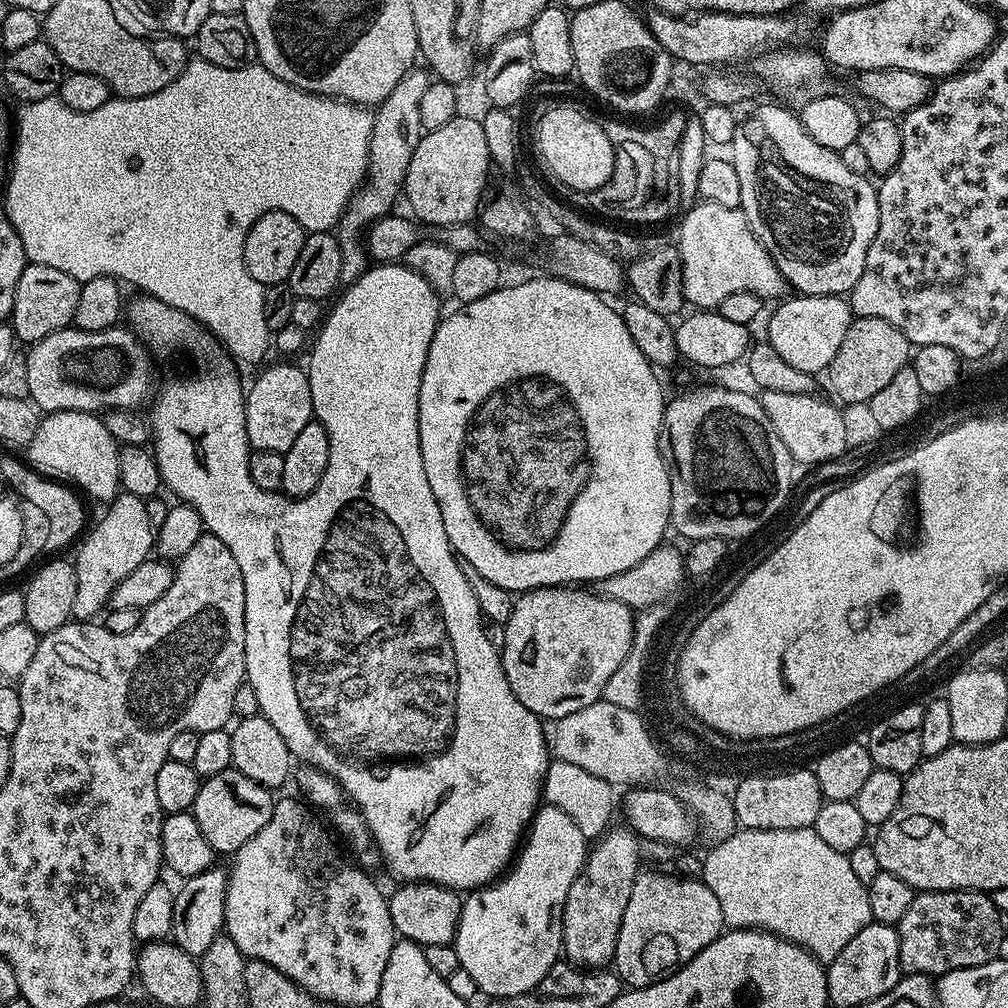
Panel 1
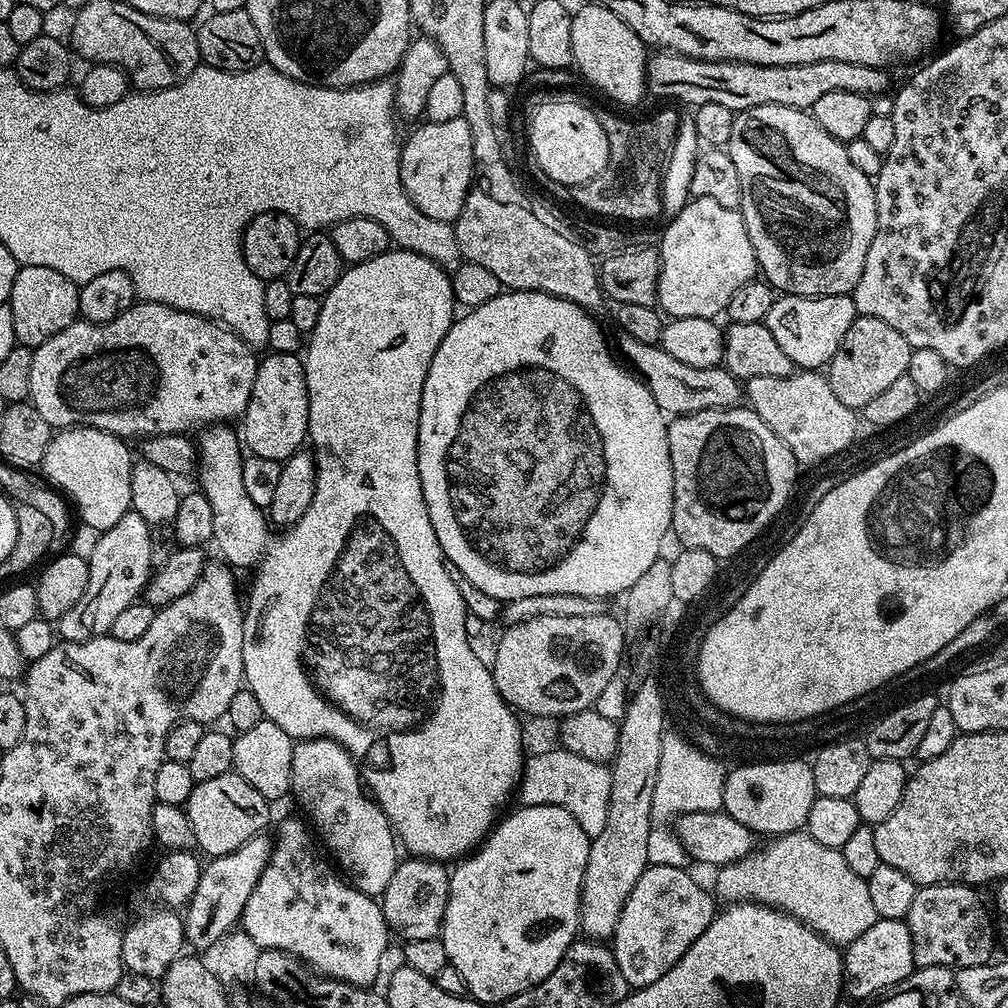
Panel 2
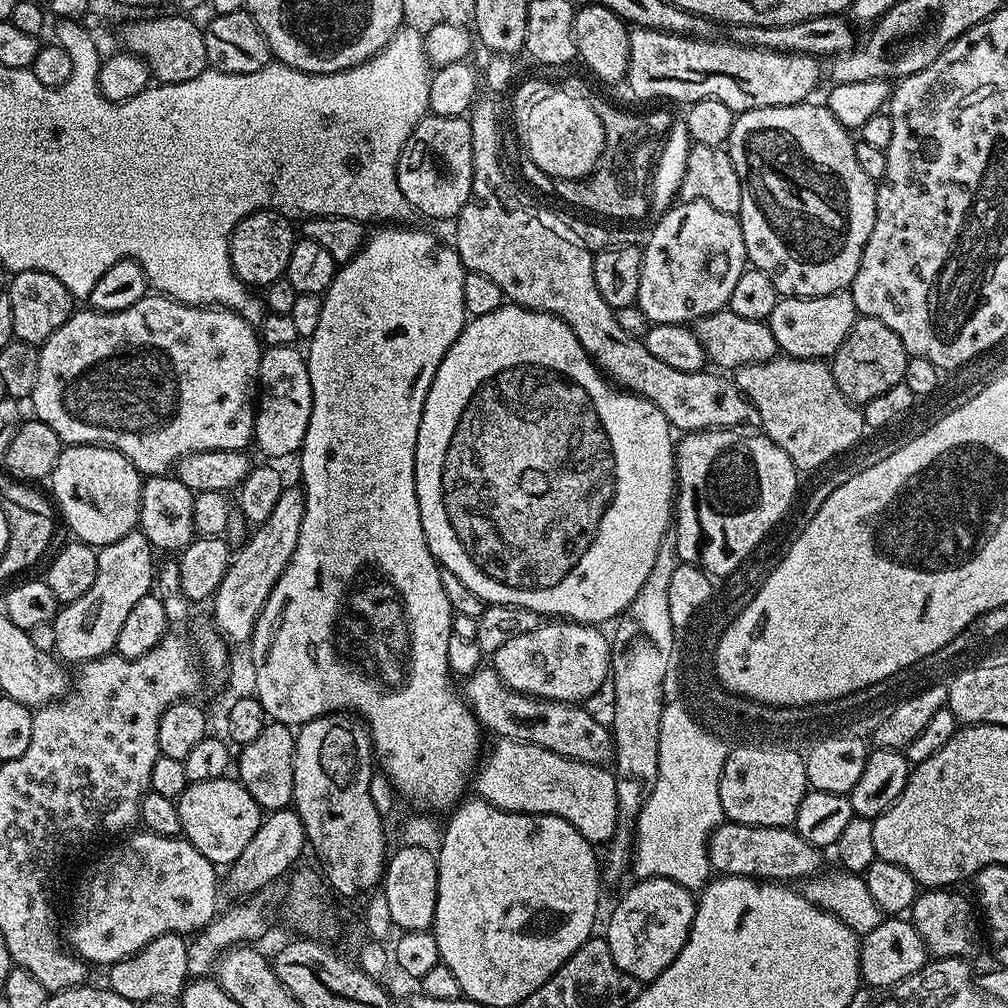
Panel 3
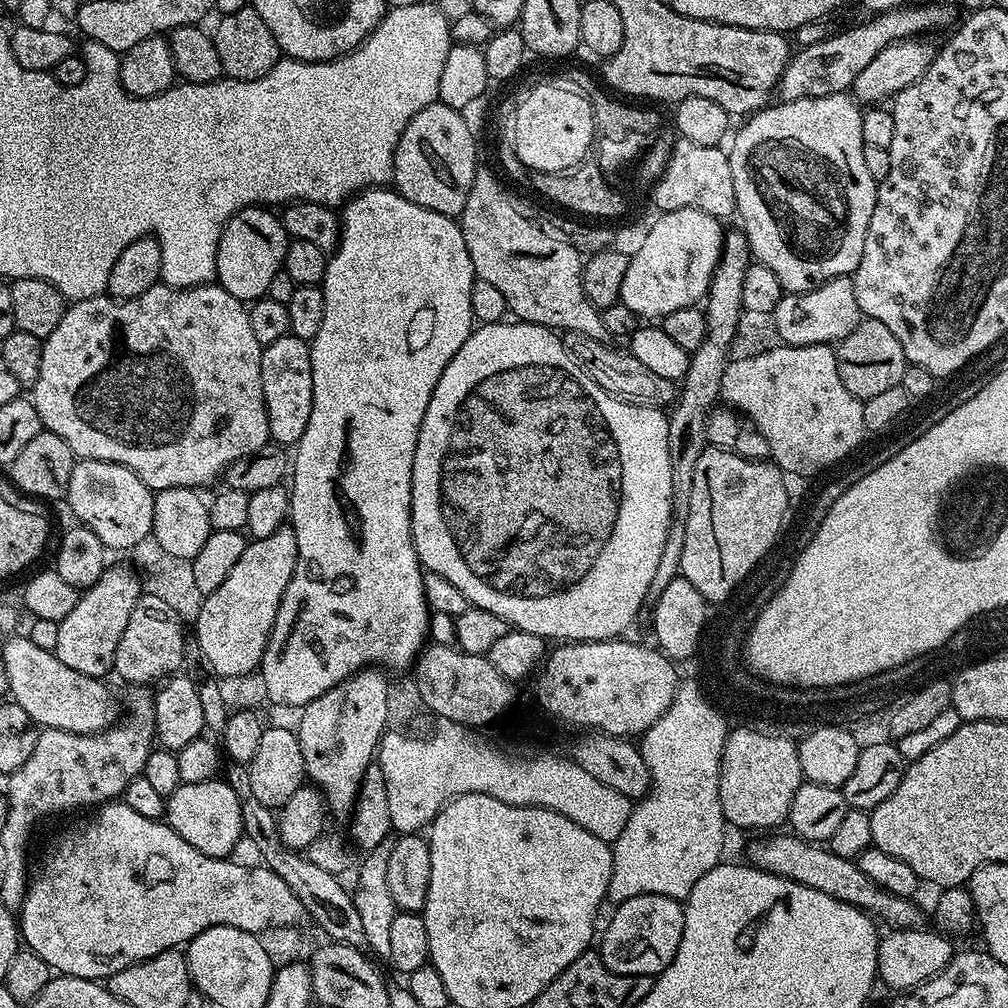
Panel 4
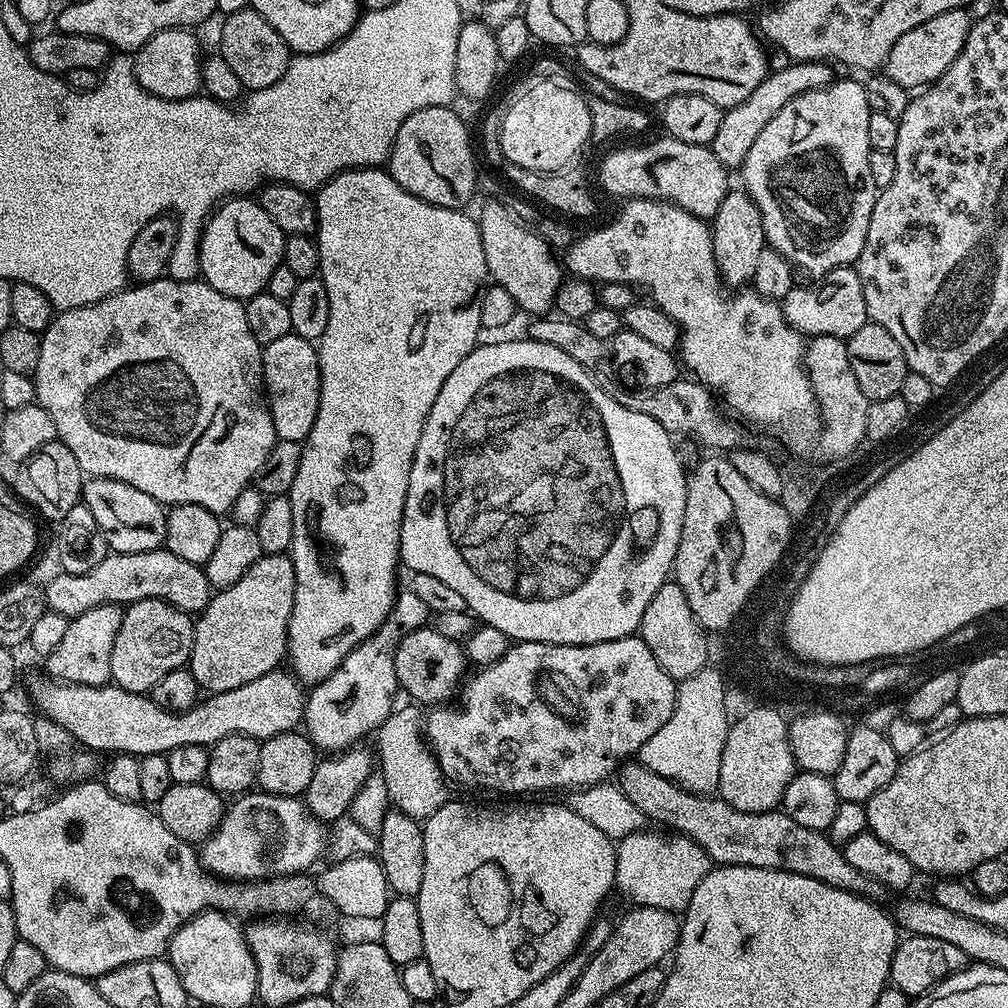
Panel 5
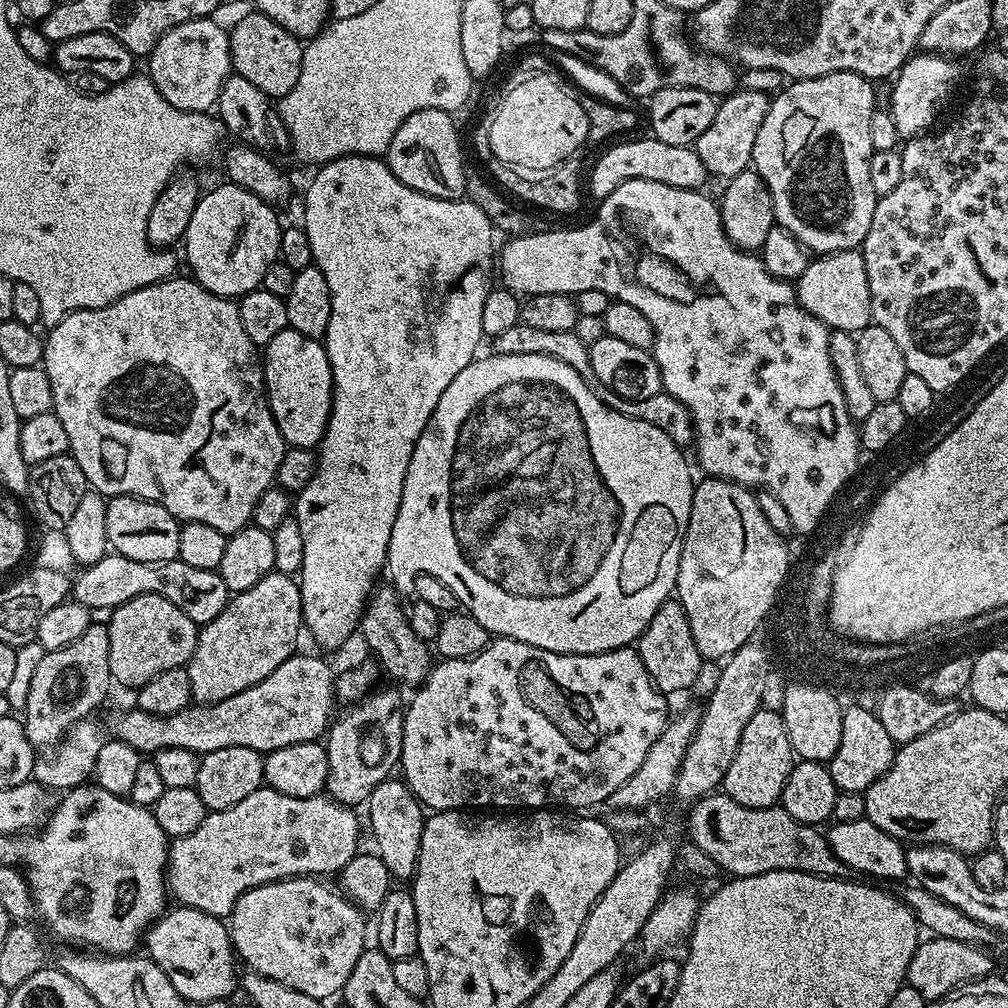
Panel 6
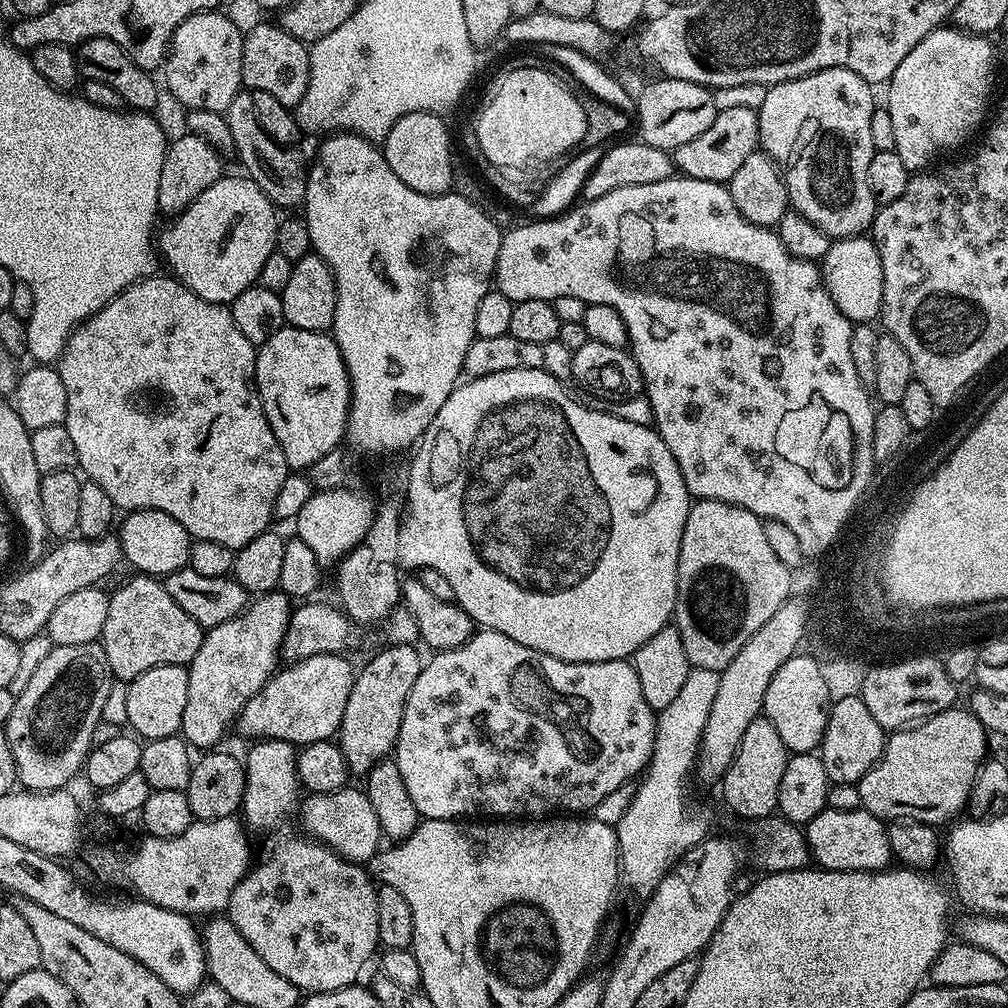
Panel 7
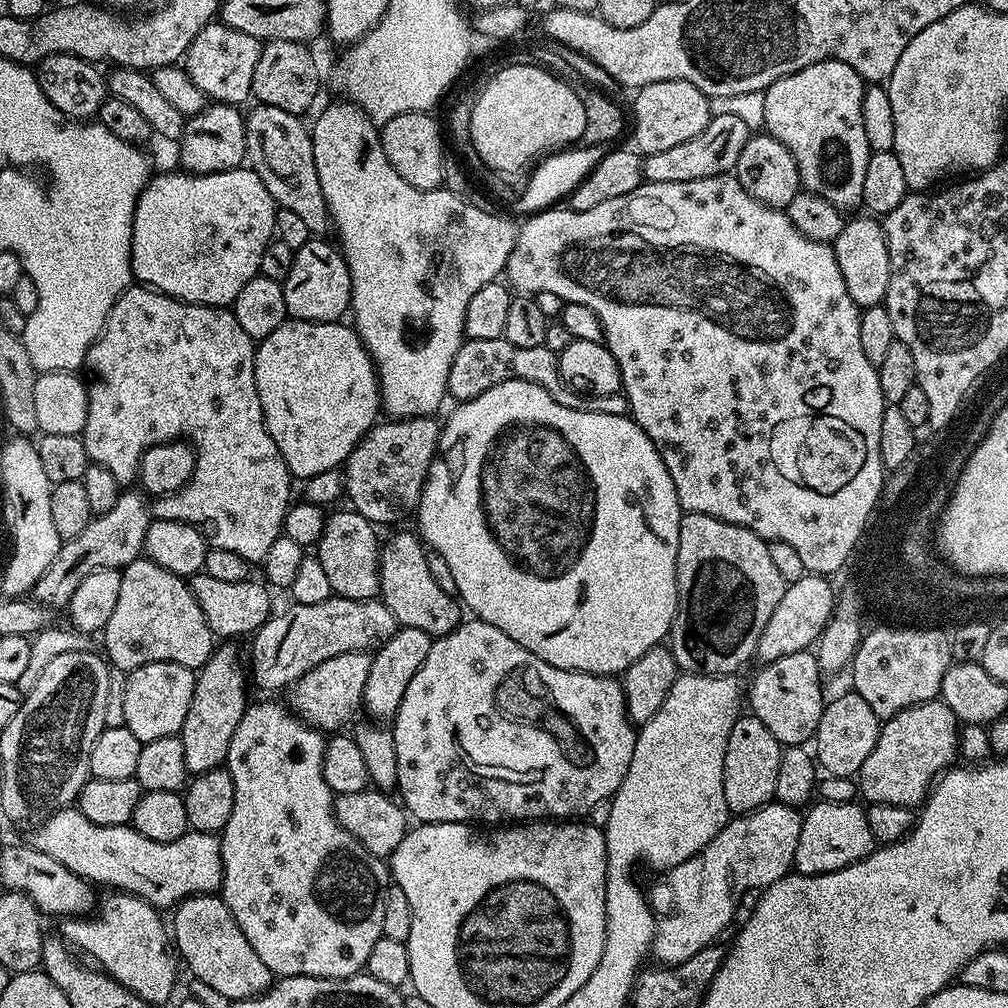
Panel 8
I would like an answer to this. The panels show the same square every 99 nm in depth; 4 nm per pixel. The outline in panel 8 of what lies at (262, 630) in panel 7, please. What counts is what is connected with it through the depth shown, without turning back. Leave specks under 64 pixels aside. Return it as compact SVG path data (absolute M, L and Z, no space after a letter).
M235 643L221 644L224 645L221 648L219 645L203 668L196 672L194 698L190 698L190 710L186 710L186 722L182 722L182 730L178 734L182 750L186 750L186 766L192 774L209 772L227 761L230 738L234 738L234 730L238 730L238 722L242 722L250 703L244 689L246 672L236 661L236 648L232 645Z

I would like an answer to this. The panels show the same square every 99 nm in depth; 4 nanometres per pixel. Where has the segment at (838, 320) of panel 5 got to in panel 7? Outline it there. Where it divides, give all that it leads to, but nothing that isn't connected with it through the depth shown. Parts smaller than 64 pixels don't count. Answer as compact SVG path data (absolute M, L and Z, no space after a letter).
M864 234L833 239L819 269L830 298L834 298L834 306L842 310L846 319L853 324L867 324L879 317L882 306L882 258L878 258L876 243L872 239Z

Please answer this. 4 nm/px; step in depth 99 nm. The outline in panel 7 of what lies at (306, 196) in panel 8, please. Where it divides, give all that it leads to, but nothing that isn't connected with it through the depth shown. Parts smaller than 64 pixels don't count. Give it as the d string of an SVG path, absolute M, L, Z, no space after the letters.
M241 90L230 102L224 113L230 126L233 149L240 151L240 160L244 163L243 171L272 200L277 209L303 205L306 186L308 185L309 165L304 164L304 156L296 148L283 148L266 129L260 125L260 116L256 113L257 97L251 91Z

